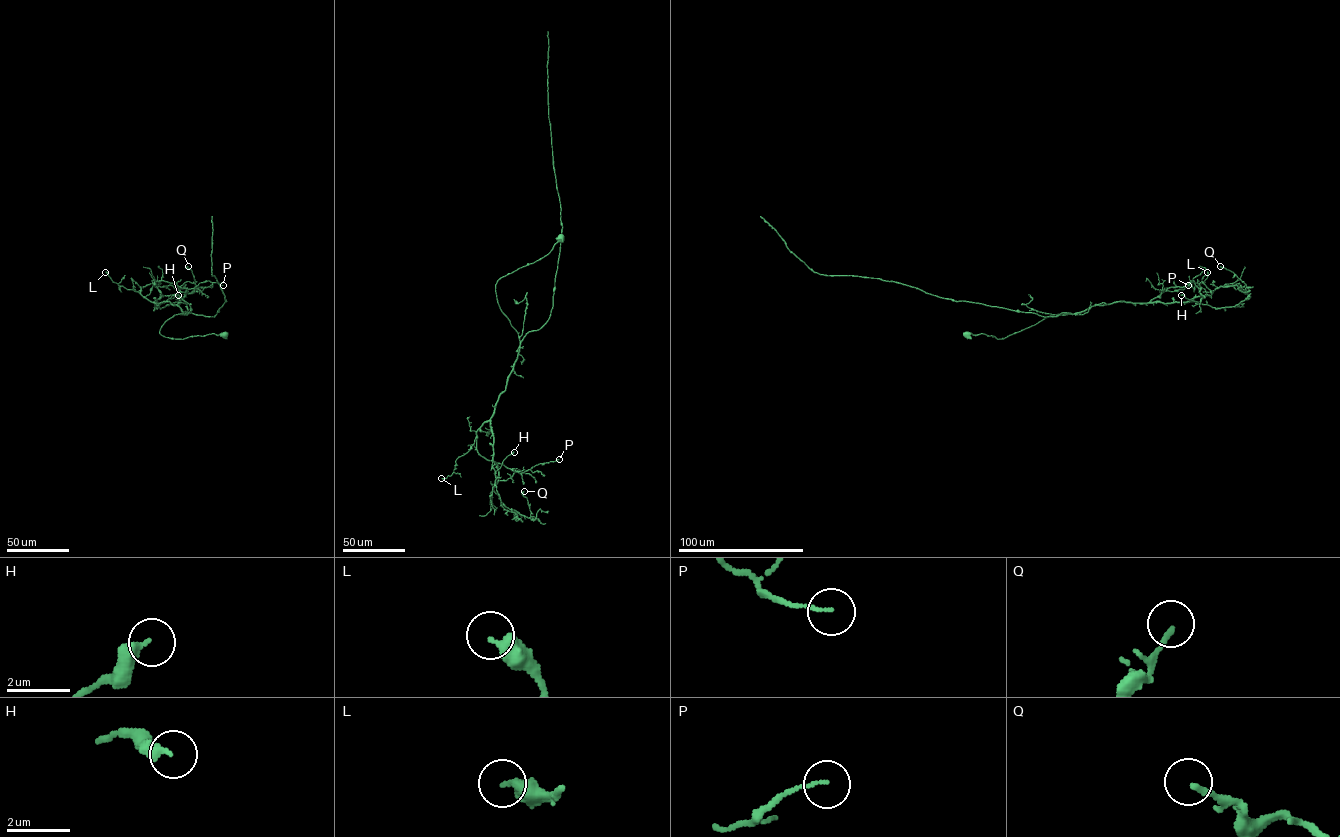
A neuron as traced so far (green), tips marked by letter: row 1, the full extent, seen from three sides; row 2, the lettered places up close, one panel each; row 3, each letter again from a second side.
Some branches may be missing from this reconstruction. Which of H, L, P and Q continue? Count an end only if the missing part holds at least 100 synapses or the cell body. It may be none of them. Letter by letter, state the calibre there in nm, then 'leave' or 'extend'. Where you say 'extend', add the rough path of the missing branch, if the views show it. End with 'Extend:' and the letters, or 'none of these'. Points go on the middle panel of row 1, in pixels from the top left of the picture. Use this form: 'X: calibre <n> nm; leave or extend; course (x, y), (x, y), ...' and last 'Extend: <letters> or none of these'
H: calibre 380 nm; leave
L: calibre 440 nm; leave
P: calibre 90 nm; leave
Q: calibre 160 nm; leave
Extend: none of these

